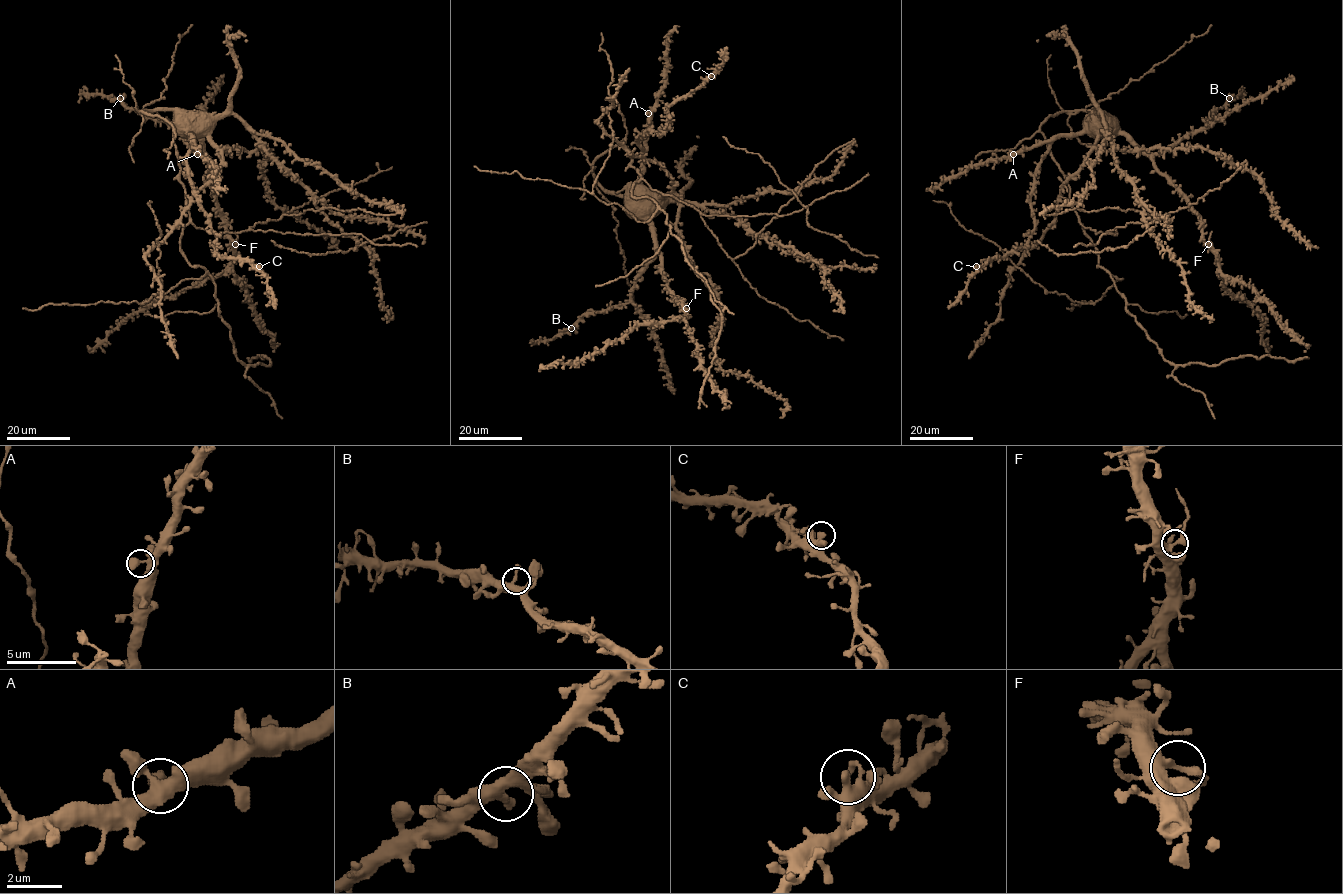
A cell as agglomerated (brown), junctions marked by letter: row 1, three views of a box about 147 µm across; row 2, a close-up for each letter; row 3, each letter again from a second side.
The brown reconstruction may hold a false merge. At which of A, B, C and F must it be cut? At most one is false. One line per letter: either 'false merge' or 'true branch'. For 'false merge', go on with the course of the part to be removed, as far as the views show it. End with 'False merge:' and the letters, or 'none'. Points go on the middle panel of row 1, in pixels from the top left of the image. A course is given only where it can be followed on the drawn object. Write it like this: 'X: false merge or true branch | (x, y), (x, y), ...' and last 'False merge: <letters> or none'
A: true branch
B: true branch
C: true branch
F: false merge
False merge: F

